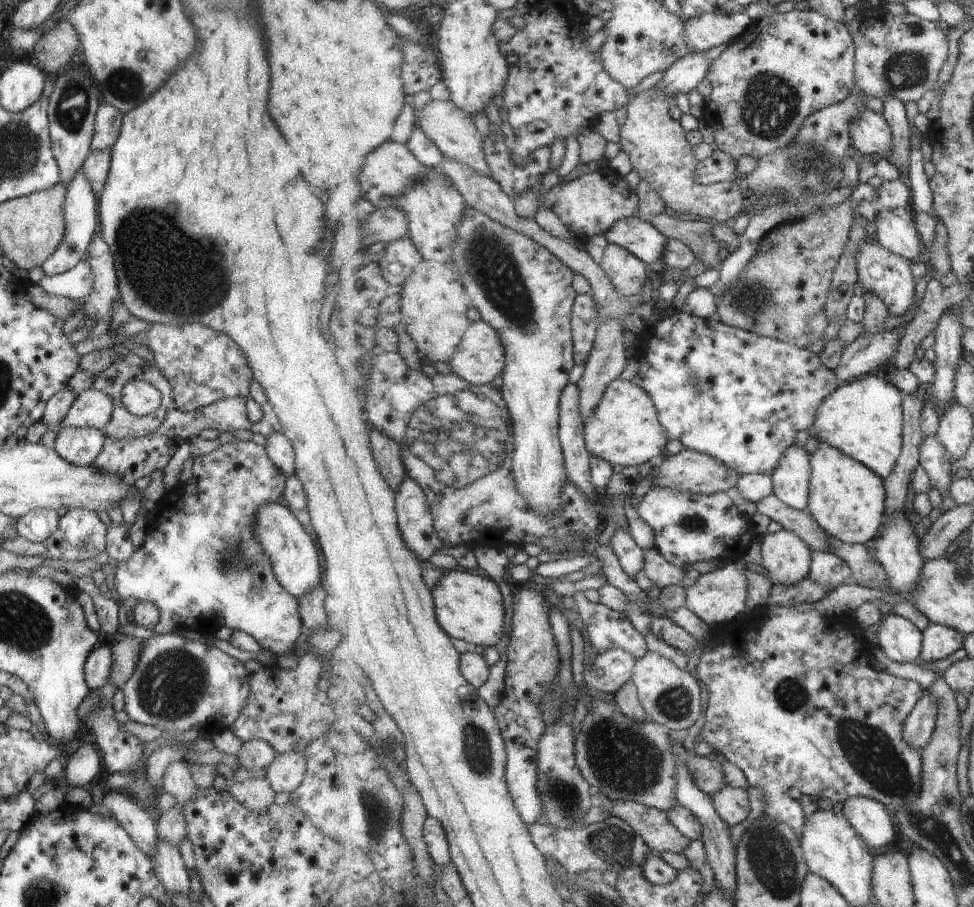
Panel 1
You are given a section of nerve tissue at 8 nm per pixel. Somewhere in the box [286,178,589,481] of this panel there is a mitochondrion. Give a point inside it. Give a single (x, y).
(487, 256)

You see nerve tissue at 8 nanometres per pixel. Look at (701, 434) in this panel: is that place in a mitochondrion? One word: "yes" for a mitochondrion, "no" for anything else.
no

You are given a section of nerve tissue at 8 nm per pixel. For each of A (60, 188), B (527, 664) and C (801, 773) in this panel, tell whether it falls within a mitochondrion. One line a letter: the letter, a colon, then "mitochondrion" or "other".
A: other
B: other
C: other

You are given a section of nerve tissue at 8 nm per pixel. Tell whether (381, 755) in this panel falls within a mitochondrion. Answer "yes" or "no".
no

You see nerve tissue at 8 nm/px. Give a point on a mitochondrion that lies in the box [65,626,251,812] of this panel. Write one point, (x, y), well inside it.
(173, 685)

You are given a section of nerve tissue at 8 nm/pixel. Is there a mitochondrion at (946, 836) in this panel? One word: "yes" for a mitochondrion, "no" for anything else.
yes

